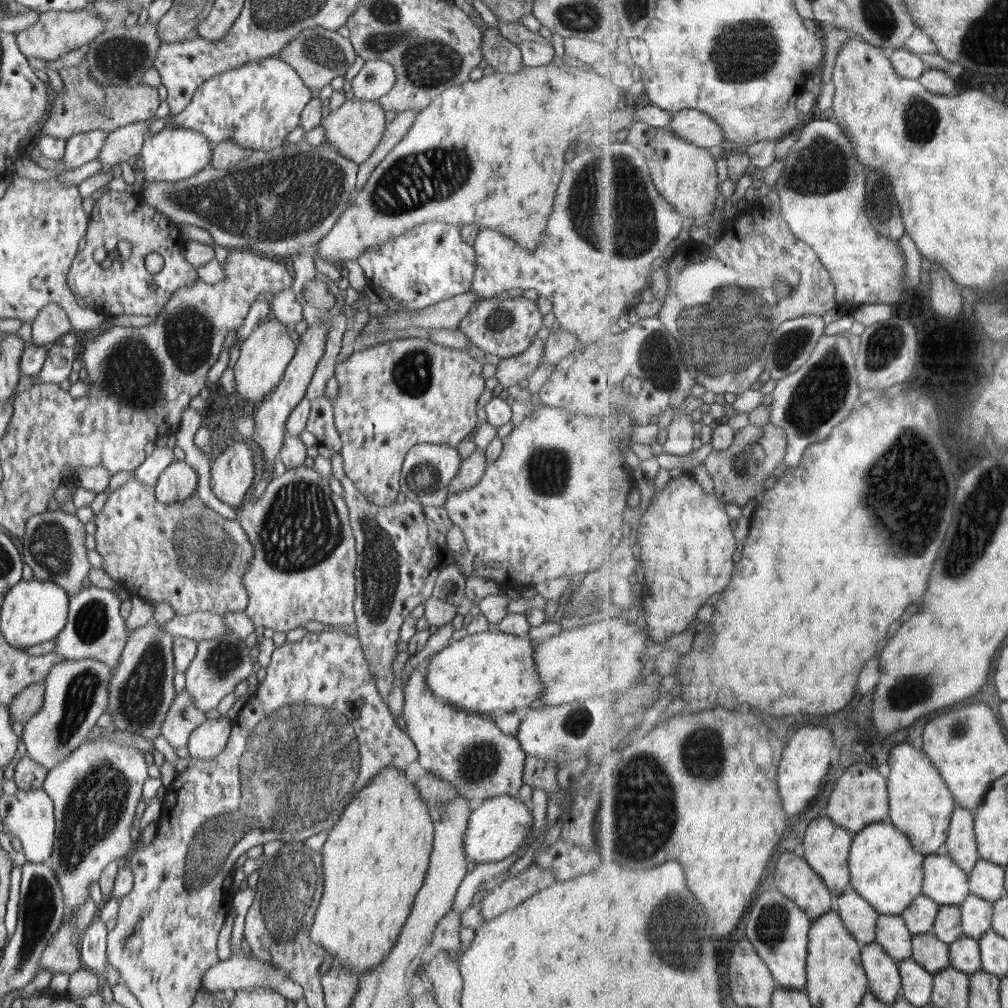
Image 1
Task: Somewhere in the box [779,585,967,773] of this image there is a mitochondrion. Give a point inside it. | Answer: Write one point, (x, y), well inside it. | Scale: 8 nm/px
(910, 689)

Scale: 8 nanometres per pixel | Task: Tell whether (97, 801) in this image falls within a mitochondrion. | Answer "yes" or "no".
yes

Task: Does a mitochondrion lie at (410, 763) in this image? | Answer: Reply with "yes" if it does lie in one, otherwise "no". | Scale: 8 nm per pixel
no

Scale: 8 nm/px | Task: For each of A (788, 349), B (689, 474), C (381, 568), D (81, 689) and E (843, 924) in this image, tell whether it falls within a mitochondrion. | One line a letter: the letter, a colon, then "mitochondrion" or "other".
A: mitochondrion
B: other
C: mitochondrion
D: mitochondrion
E: other

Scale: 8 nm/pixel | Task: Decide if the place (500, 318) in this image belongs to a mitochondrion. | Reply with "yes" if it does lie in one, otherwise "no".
yes

